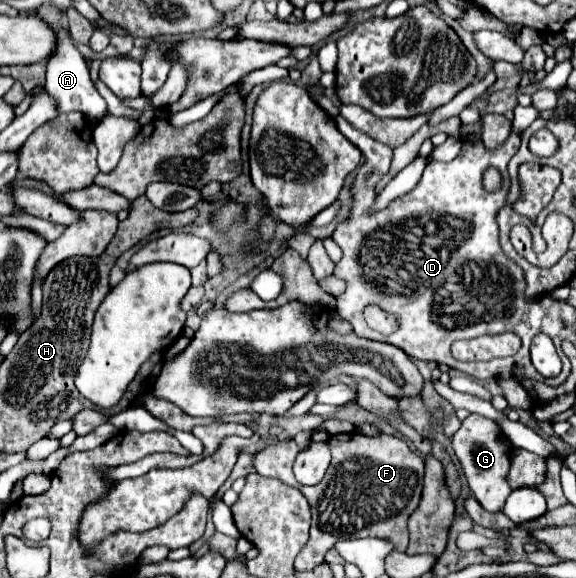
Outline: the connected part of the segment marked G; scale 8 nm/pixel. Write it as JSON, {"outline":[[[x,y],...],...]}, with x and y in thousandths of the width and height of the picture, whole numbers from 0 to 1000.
{"outline":[[[814,716],[800,730],[800,740],[786,751],[786,779],[804,806],[814,844],[821,858],[832,865],[832,872],[849,886],[873,886],[877,865],[887,855],[887,841],[880,834],[880,817],[887,803],[887,775],[873,768],[863,734],[842,720]]]}

